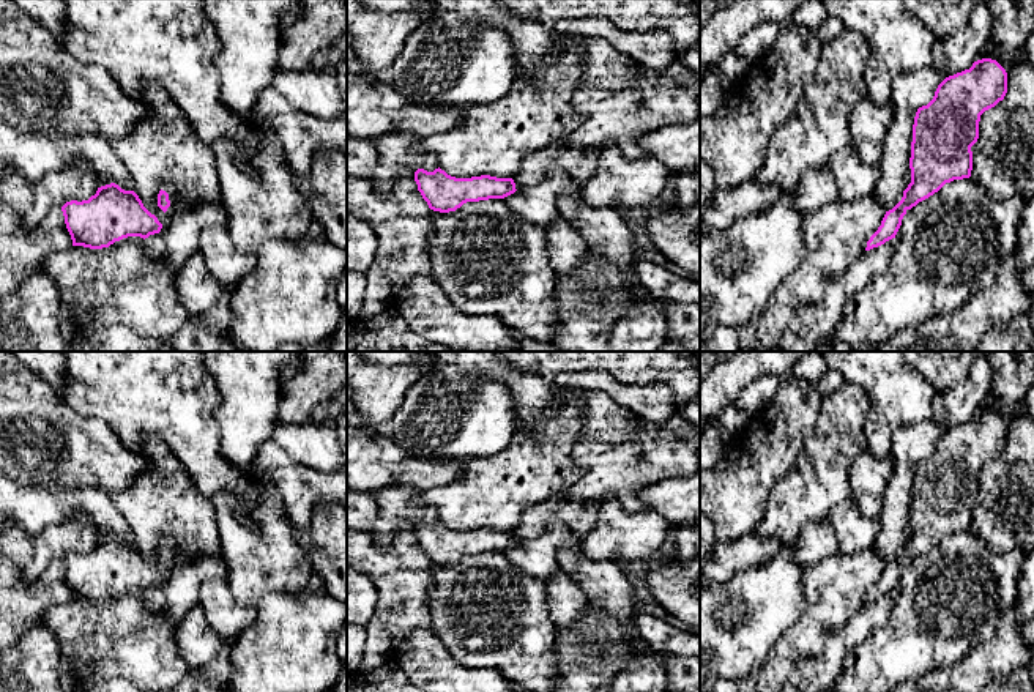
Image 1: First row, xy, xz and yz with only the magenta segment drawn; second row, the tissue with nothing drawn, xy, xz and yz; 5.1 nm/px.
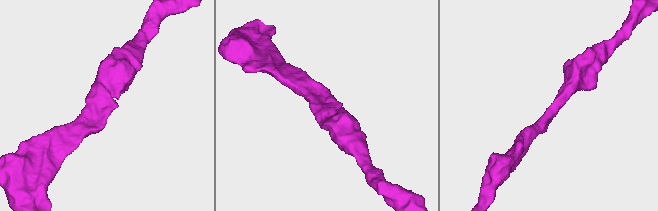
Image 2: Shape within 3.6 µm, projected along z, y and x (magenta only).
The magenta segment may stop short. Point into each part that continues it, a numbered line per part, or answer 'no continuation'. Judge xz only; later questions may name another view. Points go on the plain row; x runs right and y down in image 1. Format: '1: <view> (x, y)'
no continuation

